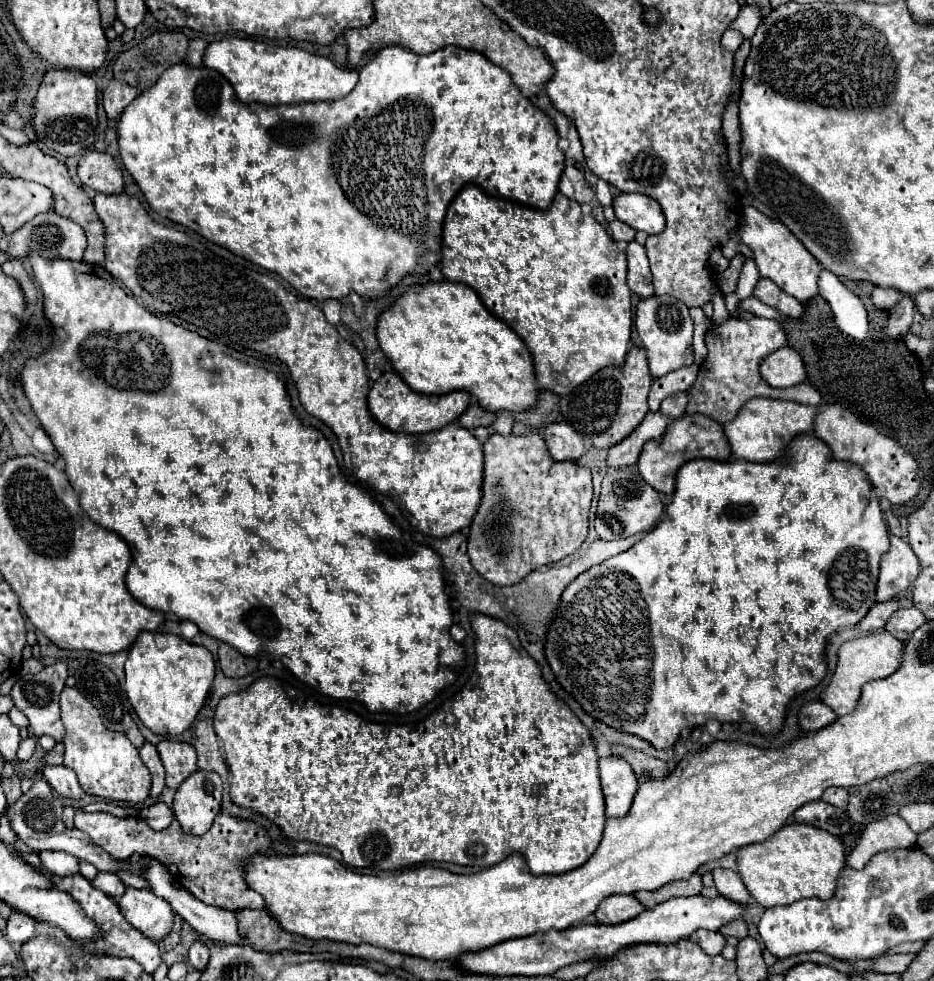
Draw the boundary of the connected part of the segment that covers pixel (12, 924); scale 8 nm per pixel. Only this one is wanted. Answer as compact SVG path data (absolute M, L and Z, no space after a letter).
M13 911L13 915L7 921L5 935L11 943L25 943L33 937L33 919L29 915L23 915L19 911Z

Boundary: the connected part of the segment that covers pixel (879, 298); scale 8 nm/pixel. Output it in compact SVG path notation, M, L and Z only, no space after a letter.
M875 287L873 289L873 303L879 309L891 309L891 307L895 307L901 297L903 295L897 289L883 289L883 287Z

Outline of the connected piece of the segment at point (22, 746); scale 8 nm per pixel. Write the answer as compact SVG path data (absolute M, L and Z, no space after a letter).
M29 736L27 739L22 740L19 744L19 751L17 751L17 757L19 759L29 759L33 755L33 749L35 749L35 736Z

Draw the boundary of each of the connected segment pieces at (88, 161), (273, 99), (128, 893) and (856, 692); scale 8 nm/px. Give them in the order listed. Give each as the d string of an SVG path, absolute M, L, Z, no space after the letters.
M87 151L79 159L79 179L97 193L123 193L123 175L111 155Z
M240 36L209 43L203 65L223 73L243 103L299 105L315 101L337 101L349 95L357 83L357 71L337 67L329 57L313 55L297 47L277 47Z
M127 887L119 899L121 915L143 935L161 941L173 927L173 909L149 889Z
M875 633L861 639L845 641L837 651L837 667L829 681L829 687L825 687L825 691L821 693L821 701L827 707L831 707L837 717L847 715L849 711L855 709L861 695L861 687L865 683L875 679L885 679L895 673L895 669L901 663L901 653L903 653L903 643L889 633Z

